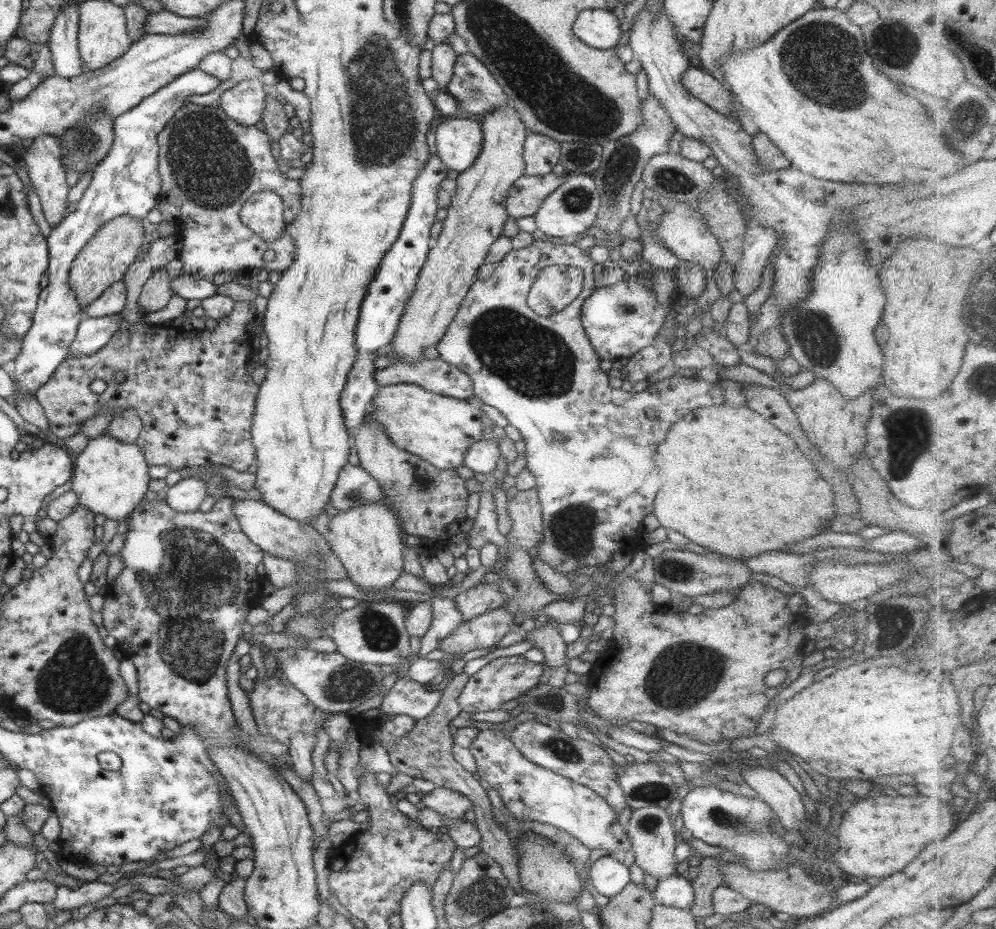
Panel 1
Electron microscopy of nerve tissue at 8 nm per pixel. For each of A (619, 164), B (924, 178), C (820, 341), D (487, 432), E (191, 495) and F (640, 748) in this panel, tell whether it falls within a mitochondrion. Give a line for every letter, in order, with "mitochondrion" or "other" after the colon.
A: mitochondrion
B: other
C: mitochondrion
D: other
E: other
F: other

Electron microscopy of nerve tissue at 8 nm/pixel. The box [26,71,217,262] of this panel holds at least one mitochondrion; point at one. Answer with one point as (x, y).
(86, 142)

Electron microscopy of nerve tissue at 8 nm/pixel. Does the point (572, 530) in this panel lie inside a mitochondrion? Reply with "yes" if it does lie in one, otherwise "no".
yes

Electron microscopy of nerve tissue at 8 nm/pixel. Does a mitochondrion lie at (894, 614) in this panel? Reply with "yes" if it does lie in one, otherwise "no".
no

